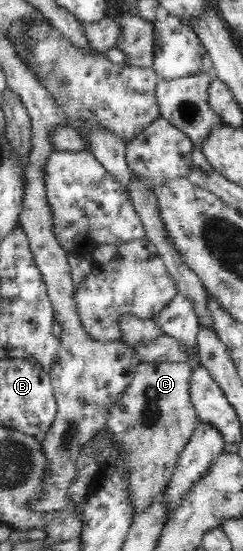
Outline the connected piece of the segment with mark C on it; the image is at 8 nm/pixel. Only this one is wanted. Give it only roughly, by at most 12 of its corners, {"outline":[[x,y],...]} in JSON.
{"outline":[[141,362],[105,428],[134,515],[200,423],[192,365]]}

